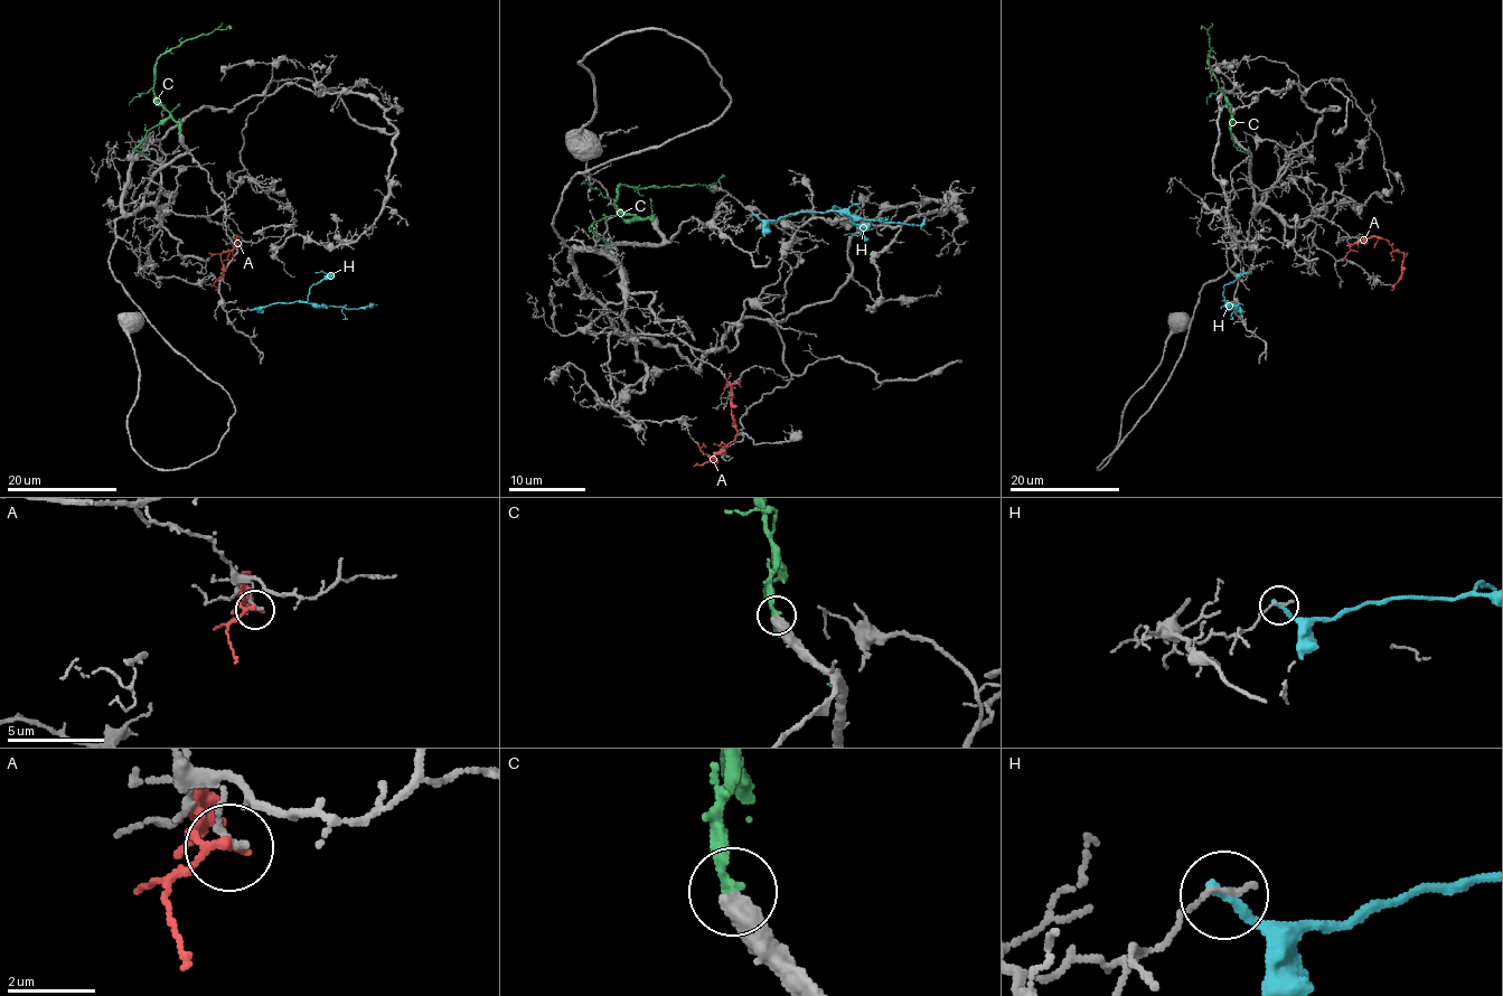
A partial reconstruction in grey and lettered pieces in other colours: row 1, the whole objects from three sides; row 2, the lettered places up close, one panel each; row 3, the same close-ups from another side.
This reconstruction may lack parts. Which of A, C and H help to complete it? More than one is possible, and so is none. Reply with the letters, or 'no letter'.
no letter

